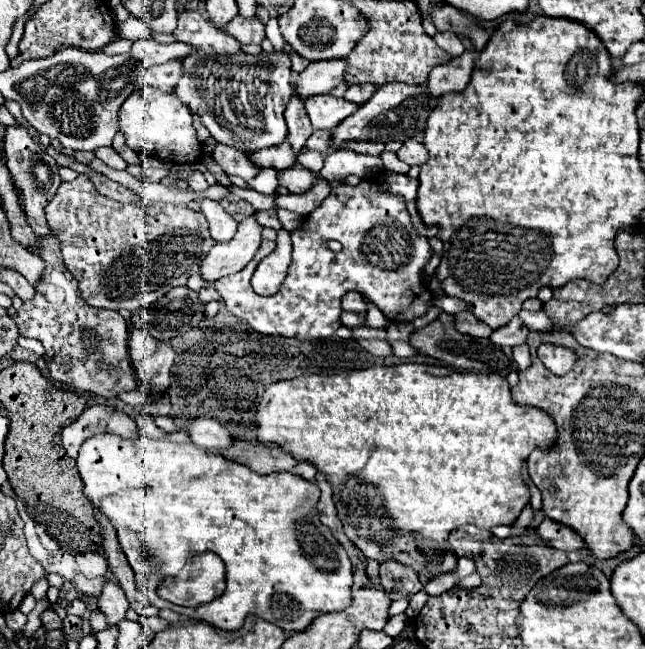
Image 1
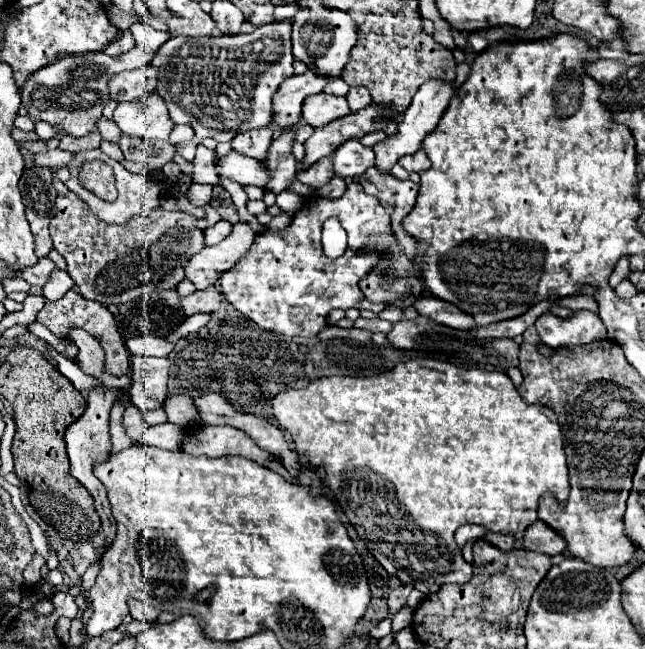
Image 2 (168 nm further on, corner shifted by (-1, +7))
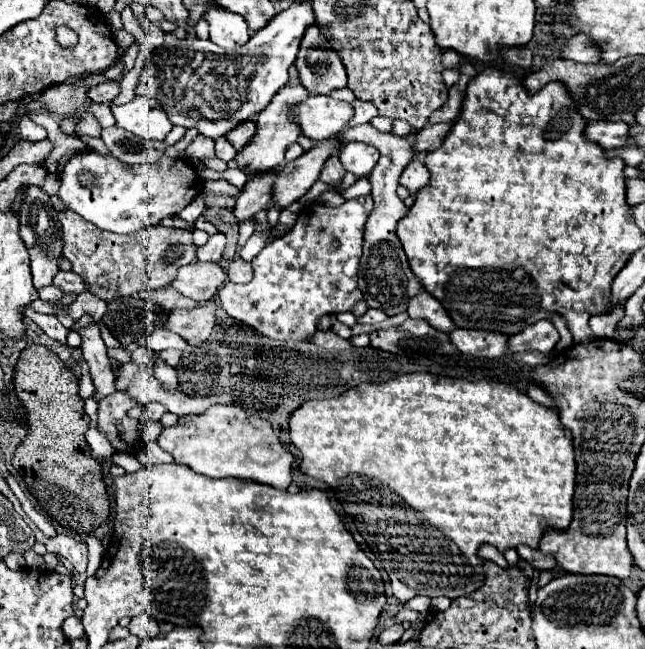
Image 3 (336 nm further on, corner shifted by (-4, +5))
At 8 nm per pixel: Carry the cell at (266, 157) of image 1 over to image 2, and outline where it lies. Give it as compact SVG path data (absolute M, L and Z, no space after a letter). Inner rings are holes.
M256 128L256 130L246 130L234 136L230 142L232 148L244 156L250 156L254 160L266 158L266 152L272 144L272 130L270 128Z

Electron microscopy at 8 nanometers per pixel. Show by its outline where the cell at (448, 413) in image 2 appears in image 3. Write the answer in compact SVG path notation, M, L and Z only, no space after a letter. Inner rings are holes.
M409 372L401 374L395 380L381 382L381 384L361 384L355 388L349 388L345 394L335 396L335 398L325 398L325 400L307 400L303 402L297 410L291 412L289 416L289 436L291 442L299 448L301 452L301 472L315 478L323 480L329 484L333 490L339 484L347 484L349 480L357 480L357 494L337 494L339 502L353 502L353 506L365 506L361 514L369 518L369 522L381 522L381 516L389 516L379 530L375 528L375 534L367 528L361 528L359 534L367 542L367 546L375 552L375 556L381 560L383 568L389 574L391 586L393 586L393 596L399 598L401 602L411 600L413 596L447 596L447 598L457 598L475 592L483 584L483 570L481 570L481 560L477 558L477 548L483 542L489 542L497 546L497 550L505 552L507 548L515 548L519 544L527 544L537 548L539 540L543 536L545 528L559 528L565 530L571 522L573 514L573 488L575 488L575 452L573 452L573 440L569 430L561 426L559 416L553 408L545 408L537 402L533 402L525 392L517 390L515 386L503 384L503 382L493 382L493 380L461 380L461 378L447 378L447 376L435 376L429 372ZM409 524L409 534L405 536L397 528L405 528Z

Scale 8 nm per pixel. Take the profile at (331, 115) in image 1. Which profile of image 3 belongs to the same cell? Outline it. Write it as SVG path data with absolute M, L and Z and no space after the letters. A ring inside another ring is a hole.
M309 96L295 108L295 120L303 134L315 142L339 134L353 116L353 106L331 96Z

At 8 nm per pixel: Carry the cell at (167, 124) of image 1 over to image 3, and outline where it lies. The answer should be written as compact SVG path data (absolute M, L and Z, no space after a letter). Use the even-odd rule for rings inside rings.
M135 96L135 100L123 106L111 106L111 110L119 128L147 140L165 140L173 128L161 104L145 96Z

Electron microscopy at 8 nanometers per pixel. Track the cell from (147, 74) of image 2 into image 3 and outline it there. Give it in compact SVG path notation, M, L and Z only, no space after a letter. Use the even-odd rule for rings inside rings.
M111 80L111 82L105 82L105 84L99 84L99 86L93 86L89 90L89 98L91 102L113 102L121 92L121 86L119 82Z

